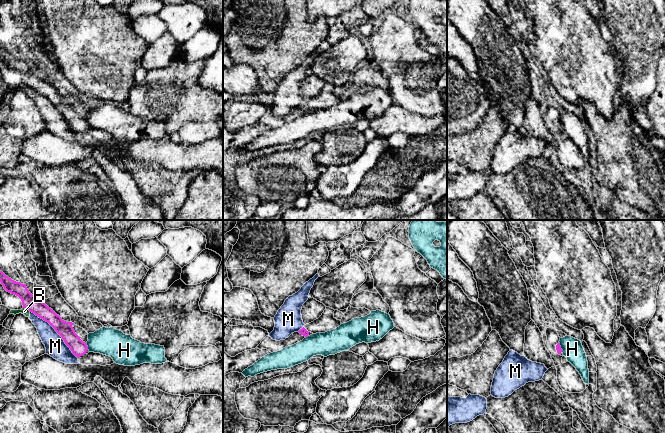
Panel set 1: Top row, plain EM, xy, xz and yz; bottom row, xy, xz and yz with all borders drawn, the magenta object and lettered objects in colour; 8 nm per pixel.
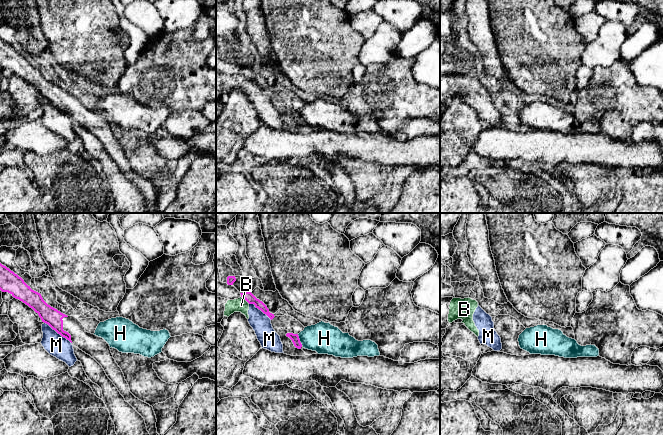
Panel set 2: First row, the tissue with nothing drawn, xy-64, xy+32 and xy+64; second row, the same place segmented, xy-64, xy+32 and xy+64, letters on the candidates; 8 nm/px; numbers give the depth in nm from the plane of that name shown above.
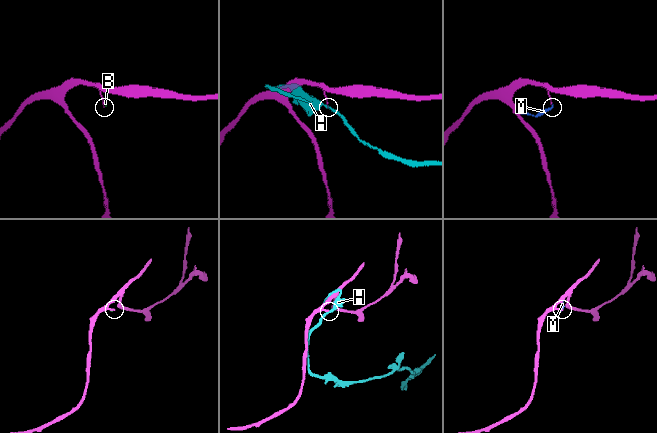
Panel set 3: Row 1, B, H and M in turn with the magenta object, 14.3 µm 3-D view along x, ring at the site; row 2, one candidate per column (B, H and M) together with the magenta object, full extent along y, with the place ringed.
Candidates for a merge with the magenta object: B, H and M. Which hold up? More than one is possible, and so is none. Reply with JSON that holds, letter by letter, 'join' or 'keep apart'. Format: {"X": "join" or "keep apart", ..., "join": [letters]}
{"B": "keep apart", "H": "keep apart", "M": "keep apart", "join": []}

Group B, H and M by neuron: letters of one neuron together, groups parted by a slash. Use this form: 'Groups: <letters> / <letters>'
Groups: B M / H

